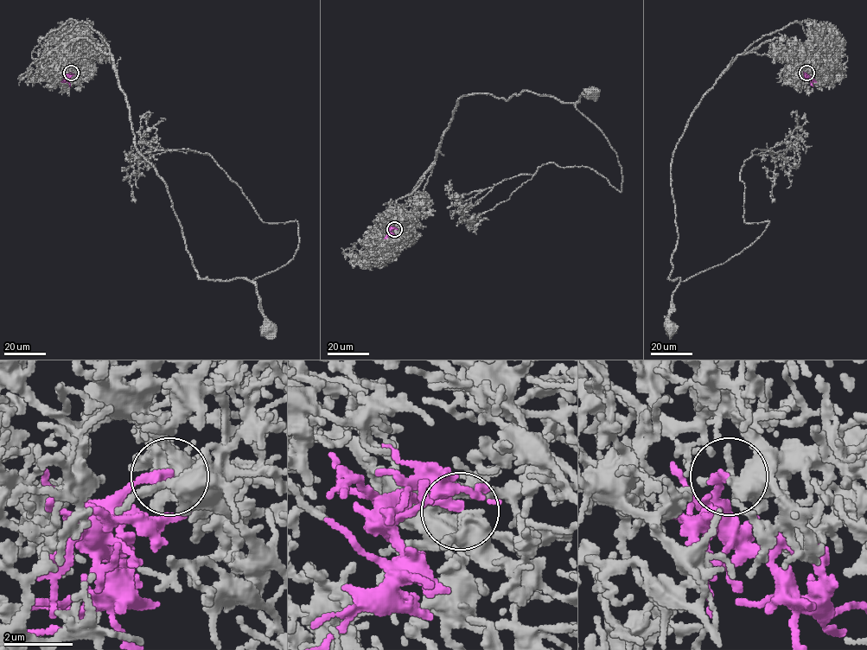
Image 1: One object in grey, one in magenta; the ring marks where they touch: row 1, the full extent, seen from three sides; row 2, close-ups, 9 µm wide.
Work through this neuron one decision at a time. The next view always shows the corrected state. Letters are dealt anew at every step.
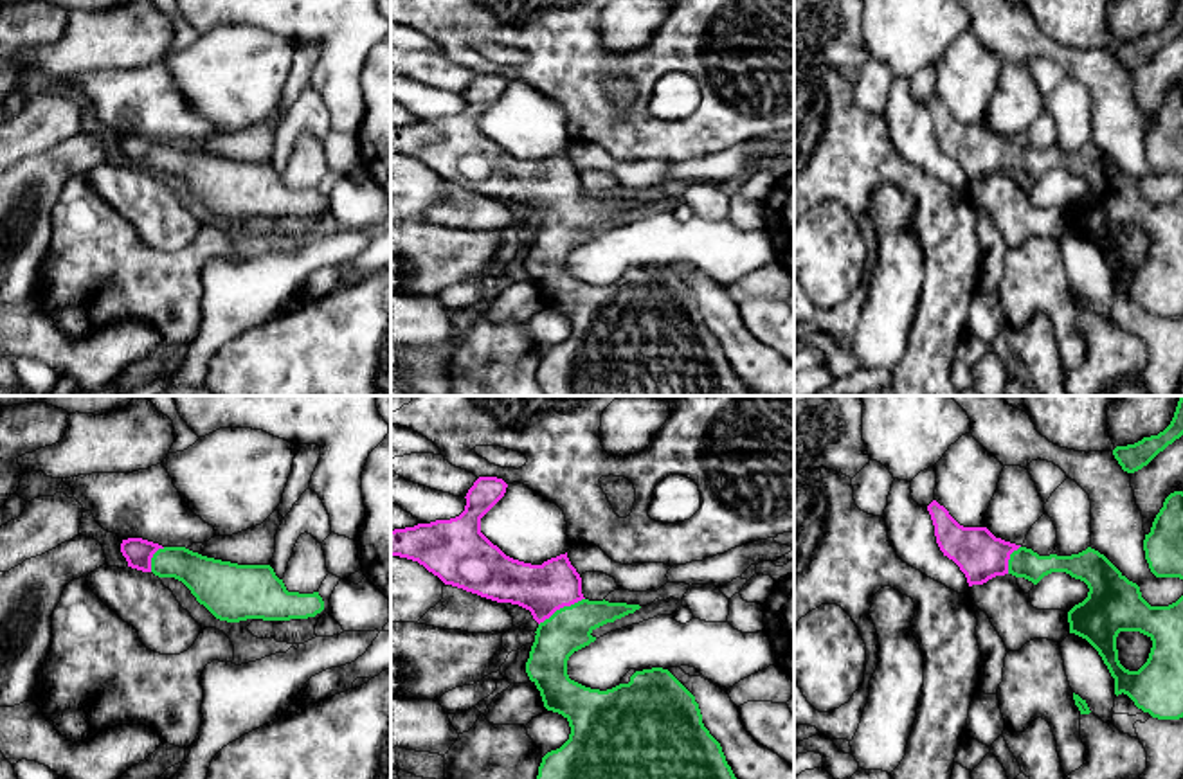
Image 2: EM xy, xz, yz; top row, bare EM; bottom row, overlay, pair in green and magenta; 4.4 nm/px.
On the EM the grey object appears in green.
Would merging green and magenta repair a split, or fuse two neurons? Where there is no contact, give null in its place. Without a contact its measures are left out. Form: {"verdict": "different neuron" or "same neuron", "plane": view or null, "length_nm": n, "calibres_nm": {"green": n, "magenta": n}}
{"verdict": "same neuron", "plane": "xz", "length_nm": 240, "calibres_nm": {"green": 200, "magenta": 220}}

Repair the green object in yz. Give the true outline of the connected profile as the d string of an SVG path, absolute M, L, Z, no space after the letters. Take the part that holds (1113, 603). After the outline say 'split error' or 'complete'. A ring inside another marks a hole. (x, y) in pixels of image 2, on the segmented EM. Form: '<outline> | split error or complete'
M936 500L927 506L927 511L940 551L960 567L969 586L1005 574L1025 578L1034 585L1052 572L1066 572L1084 581L1089 592L1068 612L1070 633L1086 639L1098 651L1115 678L1116 696L1127 694L1138 709L1158 720L1183 718L1183 595L1169 606L1151 606L1142 597L1140 586L1091 547L1071 556L1039 556L1032 549L996 538L987 527L960 525ZM1120 631L1140 631L1152 640L1149 658L1138 671L1125 669L1118 660L1116 637Z | split error

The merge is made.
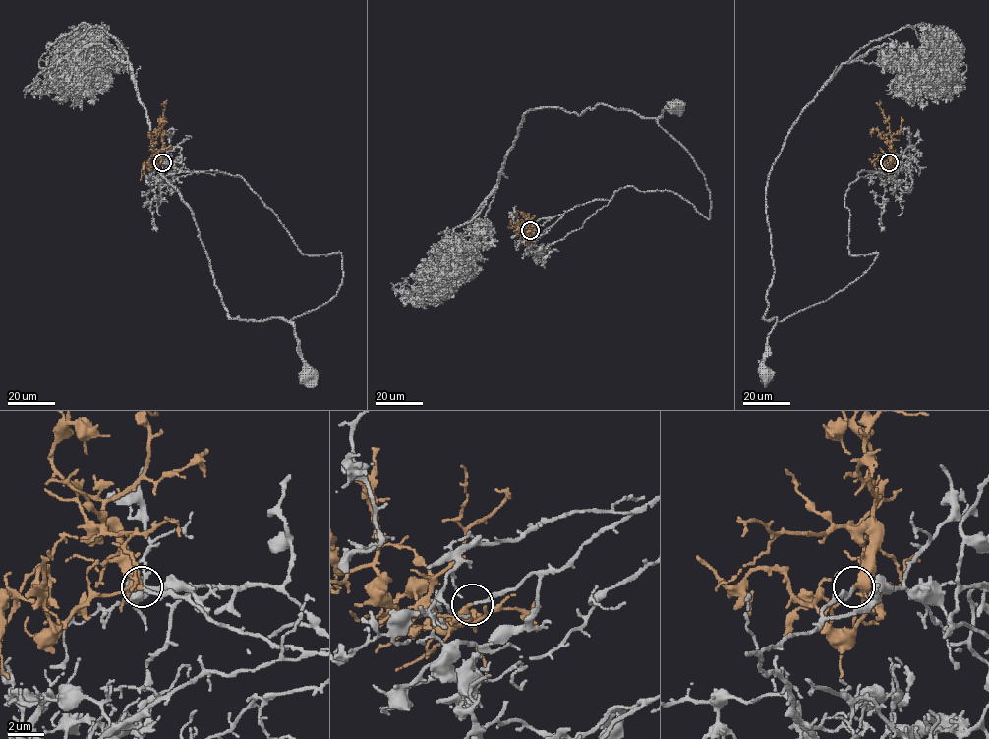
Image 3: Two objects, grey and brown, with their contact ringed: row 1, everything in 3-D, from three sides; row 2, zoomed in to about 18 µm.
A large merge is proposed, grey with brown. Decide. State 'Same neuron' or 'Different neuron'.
Same neuron

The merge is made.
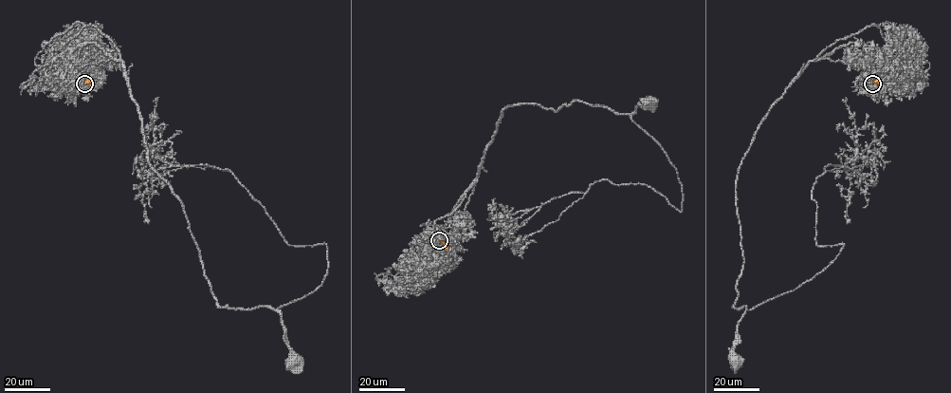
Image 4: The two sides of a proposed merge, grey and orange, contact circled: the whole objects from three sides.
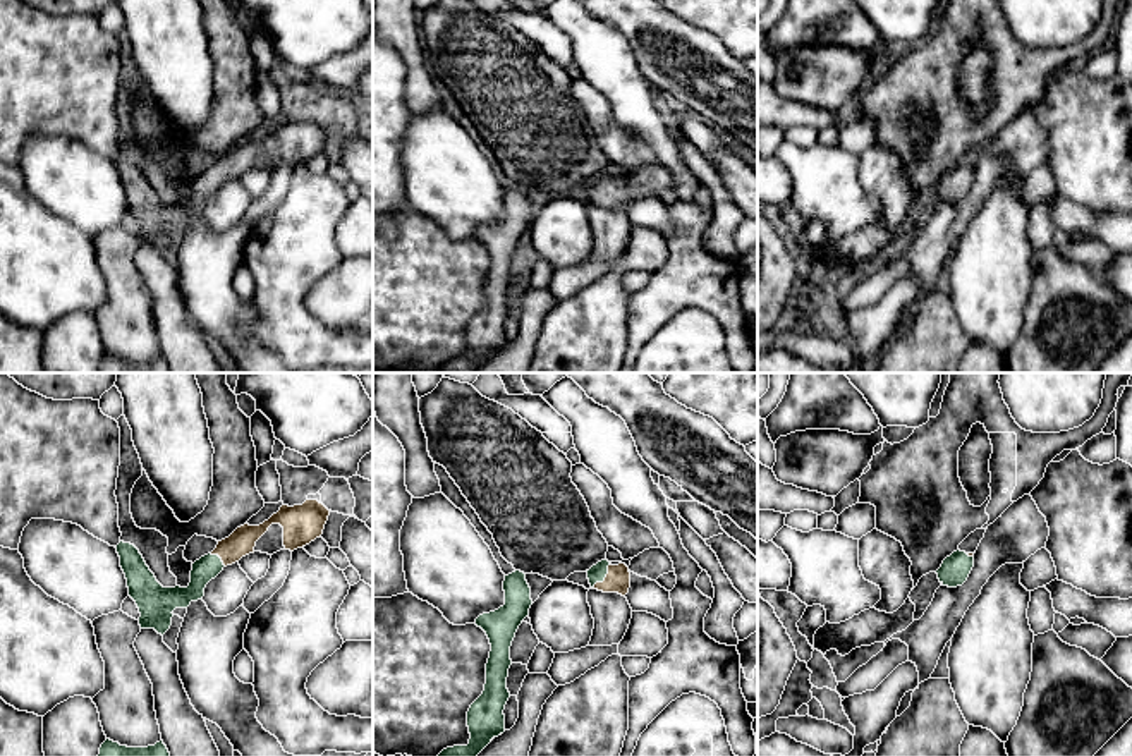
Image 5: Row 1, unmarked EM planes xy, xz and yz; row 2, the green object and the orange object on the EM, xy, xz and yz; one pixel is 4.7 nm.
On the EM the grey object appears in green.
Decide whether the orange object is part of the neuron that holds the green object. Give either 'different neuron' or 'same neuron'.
same neuron

